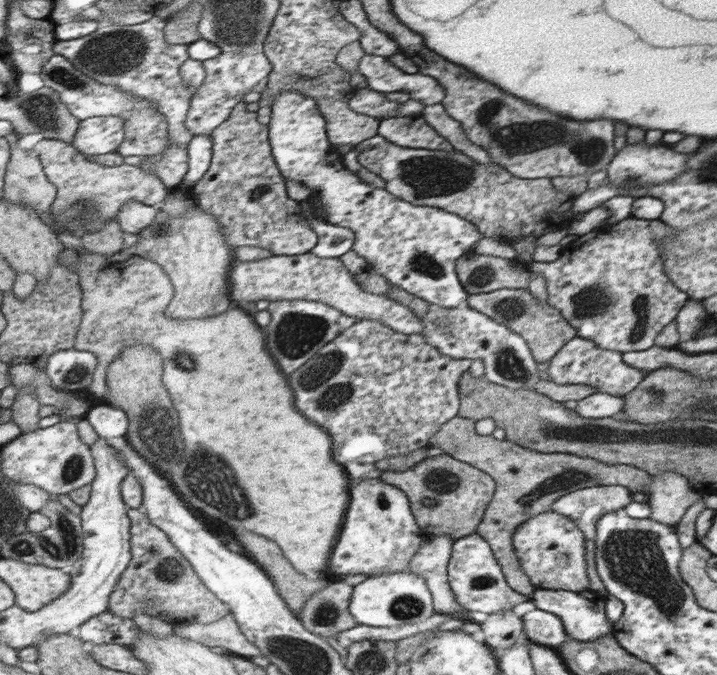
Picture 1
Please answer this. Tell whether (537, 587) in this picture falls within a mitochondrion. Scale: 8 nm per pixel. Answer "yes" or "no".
no

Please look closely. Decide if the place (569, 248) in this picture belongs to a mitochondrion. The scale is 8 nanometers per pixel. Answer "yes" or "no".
no

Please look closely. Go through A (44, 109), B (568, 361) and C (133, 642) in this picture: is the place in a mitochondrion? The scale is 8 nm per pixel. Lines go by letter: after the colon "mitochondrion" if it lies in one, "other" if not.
A: mitochondrion
B: other
C: other

